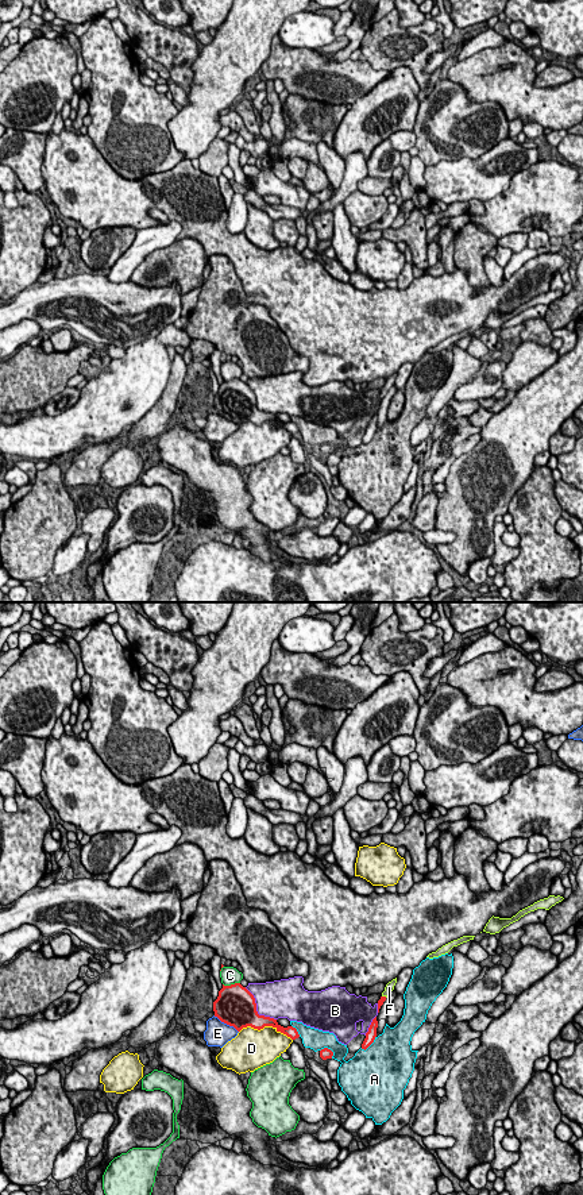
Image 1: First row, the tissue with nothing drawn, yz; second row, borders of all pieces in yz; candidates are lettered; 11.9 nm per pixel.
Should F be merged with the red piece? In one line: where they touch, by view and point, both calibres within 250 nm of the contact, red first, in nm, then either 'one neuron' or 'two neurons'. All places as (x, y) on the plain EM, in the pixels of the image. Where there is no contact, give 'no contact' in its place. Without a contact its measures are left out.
meets red in yz at (385, 392); 70 nm thick on the red side, 100 nm on the other; one neuron

